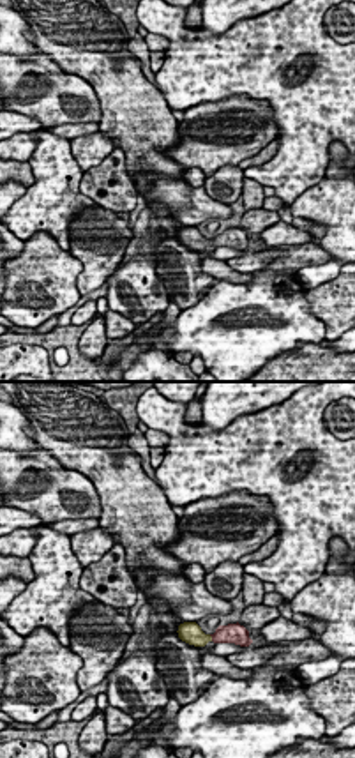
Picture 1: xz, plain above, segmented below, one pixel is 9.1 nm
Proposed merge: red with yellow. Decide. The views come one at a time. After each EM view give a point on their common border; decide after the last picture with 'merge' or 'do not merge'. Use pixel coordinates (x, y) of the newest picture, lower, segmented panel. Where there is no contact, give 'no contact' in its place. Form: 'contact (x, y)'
contact (212, 638)

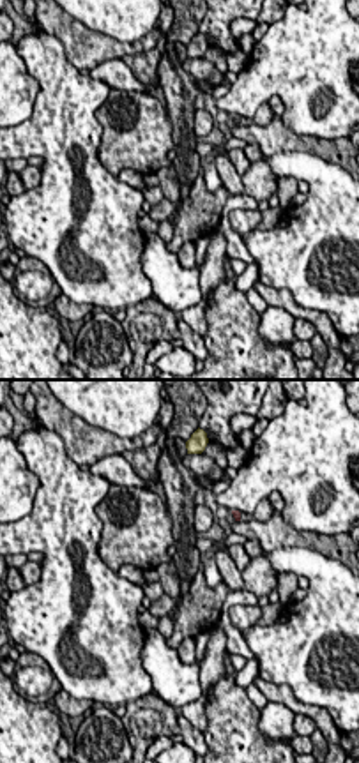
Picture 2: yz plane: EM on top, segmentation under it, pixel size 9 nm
no contact

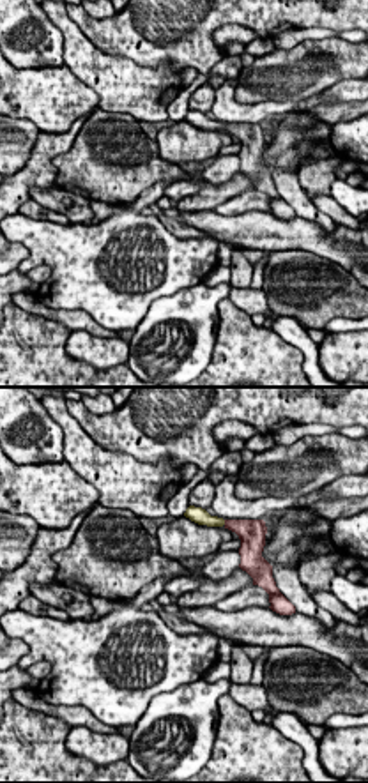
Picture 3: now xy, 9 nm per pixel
contact (225, 522)

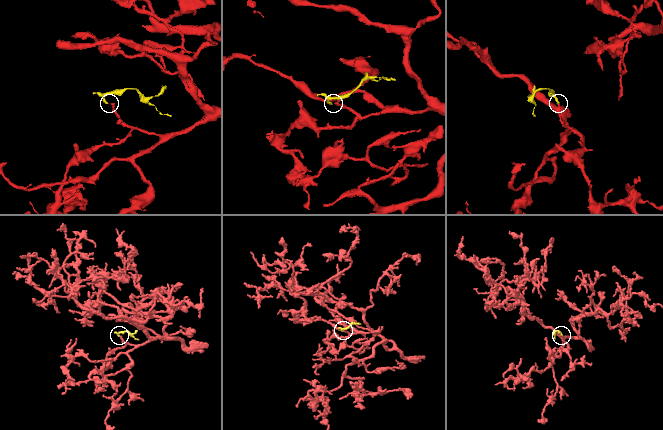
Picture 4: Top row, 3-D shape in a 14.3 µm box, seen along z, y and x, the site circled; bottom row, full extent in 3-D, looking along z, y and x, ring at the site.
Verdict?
merge

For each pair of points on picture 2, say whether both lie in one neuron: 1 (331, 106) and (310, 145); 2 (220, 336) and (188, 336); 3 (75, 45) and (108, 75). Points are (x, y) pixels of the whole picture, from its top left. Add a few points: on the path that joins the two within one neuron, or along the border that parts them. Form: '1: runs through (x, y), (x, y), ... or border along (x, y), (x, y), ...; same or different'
1: border along (278, 117), (299, 135), (340, 138); different
2: border along (202, 338), (206, 345), (204, 361); different
3: border along (121, 57), (103, 60), (91, 69); different

